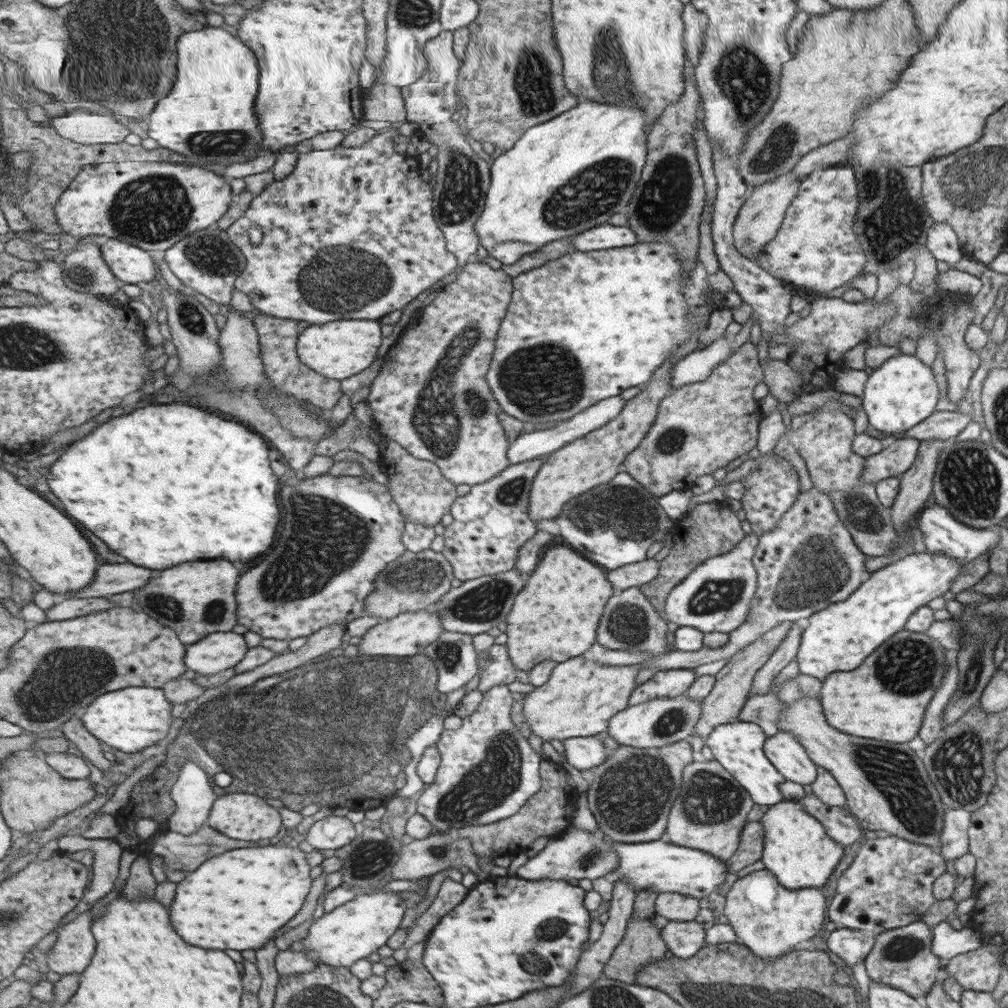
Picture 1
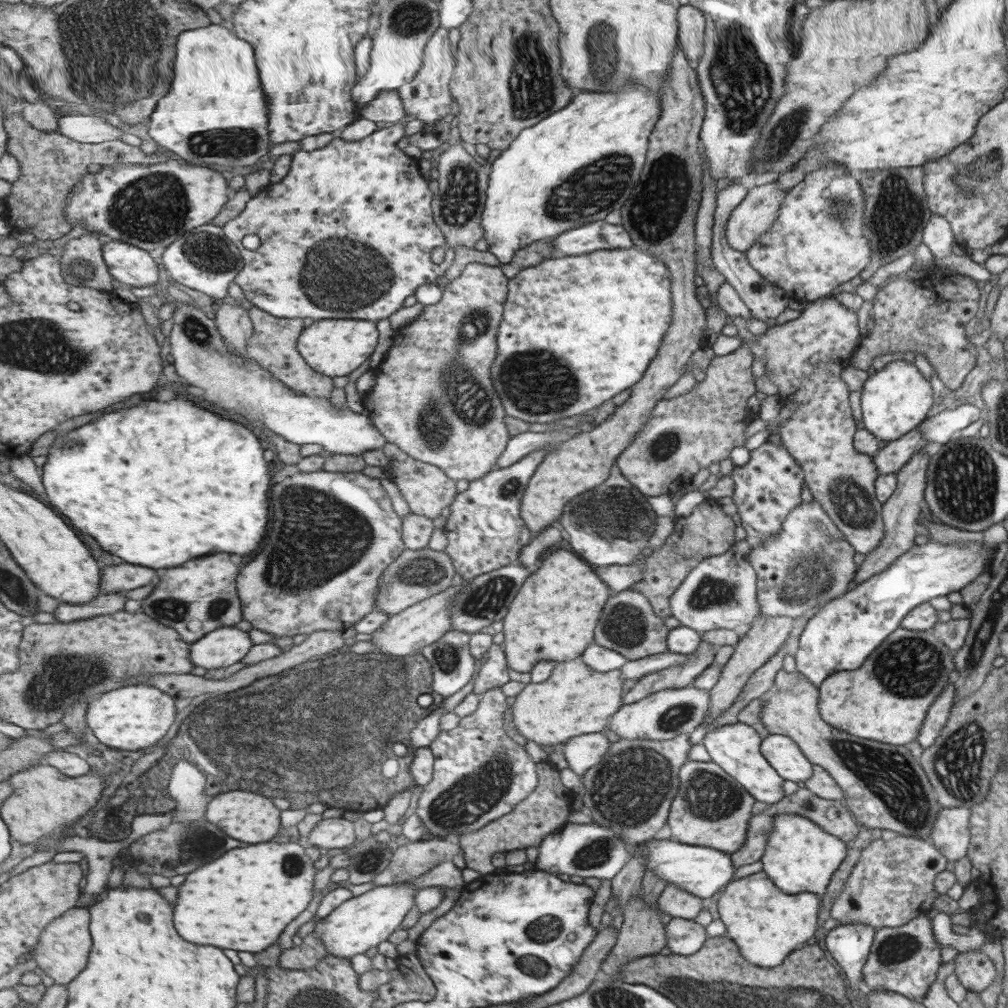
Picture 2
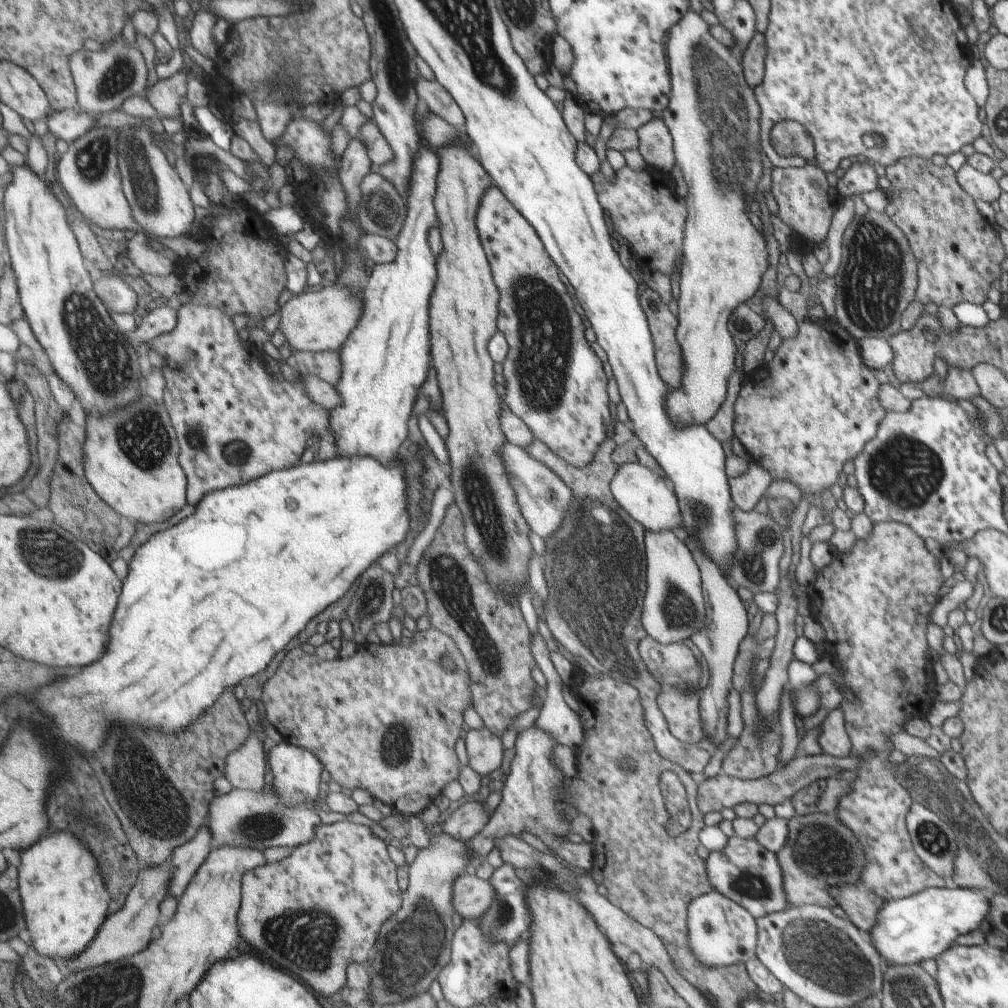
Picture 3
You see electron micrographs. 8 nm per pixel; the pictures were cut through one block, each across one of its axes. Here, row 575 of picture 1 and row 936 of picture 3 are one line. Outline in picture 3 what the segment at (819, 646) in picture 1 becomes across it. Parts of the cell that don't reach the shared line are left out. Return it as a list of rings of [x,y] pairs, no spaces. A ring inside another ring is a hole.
[[[951,884],[943,888],[926,888],[917,894],[900,899],[884,901],[881,908],[877,910],[875,924],[869,930],[869,936],[873,941],[876,951],[881,954],[881,960],[887,966],[900,964],[919,964],[919,962],[935,958],[951,945],[959,934],[965,934],[975,930],[981,922],[987,918],[989,901],[983,892],[979,890],[968,890],[968,888],[957,888]]]

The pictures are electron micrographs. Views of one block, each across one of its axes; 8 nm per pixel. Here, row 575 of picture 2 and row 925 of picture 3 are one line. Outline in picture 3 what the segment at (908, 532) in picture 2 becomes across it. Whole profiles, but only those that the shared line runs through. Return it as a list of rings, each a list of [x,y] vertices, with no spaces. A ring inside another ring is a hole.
[[[861,882],[829,886],[827,892],[835,900],[835,904],[843,910],[847,920],[865,932],[871,930],[871,926],[875,924],[877,910],[884,902],[882,898],[865,890]]]

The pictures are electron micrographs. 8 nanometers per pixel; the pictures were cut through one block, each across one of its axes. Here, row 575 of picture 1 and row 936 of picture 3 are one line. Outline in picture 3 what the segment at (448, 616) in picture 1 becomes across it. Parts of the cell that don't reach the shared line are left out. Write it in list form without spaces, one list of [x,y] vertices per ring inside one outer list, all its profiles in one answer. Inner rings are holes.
[[[502,864],[498,868],[495,868],[490,875],[489,884],[492,884],[493,892],[493,903],[489,904],[488,910],[484,915],[479,916],[477,922],[479,922],[479,928],[483,930],[483,936],[487,936],[485,940],[491,942],[491,944],[497,944],[497,942],[505,942],[508,947],[513,946],[517,940],[526,940],[527,941],[527,926],[529,926],[529,920],[531,920],[531,914],[529,910],[525,908],[525,884],[515,876],[515,870],[509,864]]]

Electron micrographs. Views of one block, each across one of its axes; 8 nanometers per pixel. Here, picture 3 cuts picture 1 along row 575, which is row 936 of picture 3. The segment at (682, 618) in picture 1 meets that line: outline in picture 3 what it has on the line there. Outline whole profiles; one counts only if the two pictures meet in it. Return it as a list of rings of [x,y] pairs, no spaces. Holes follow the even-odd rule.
[[[713,890],[695,897],[687,904],[687,946],[699,964],[707,968],[731,966],[747,962],[754,956],[756,943],[755,919],[741,906]]]

